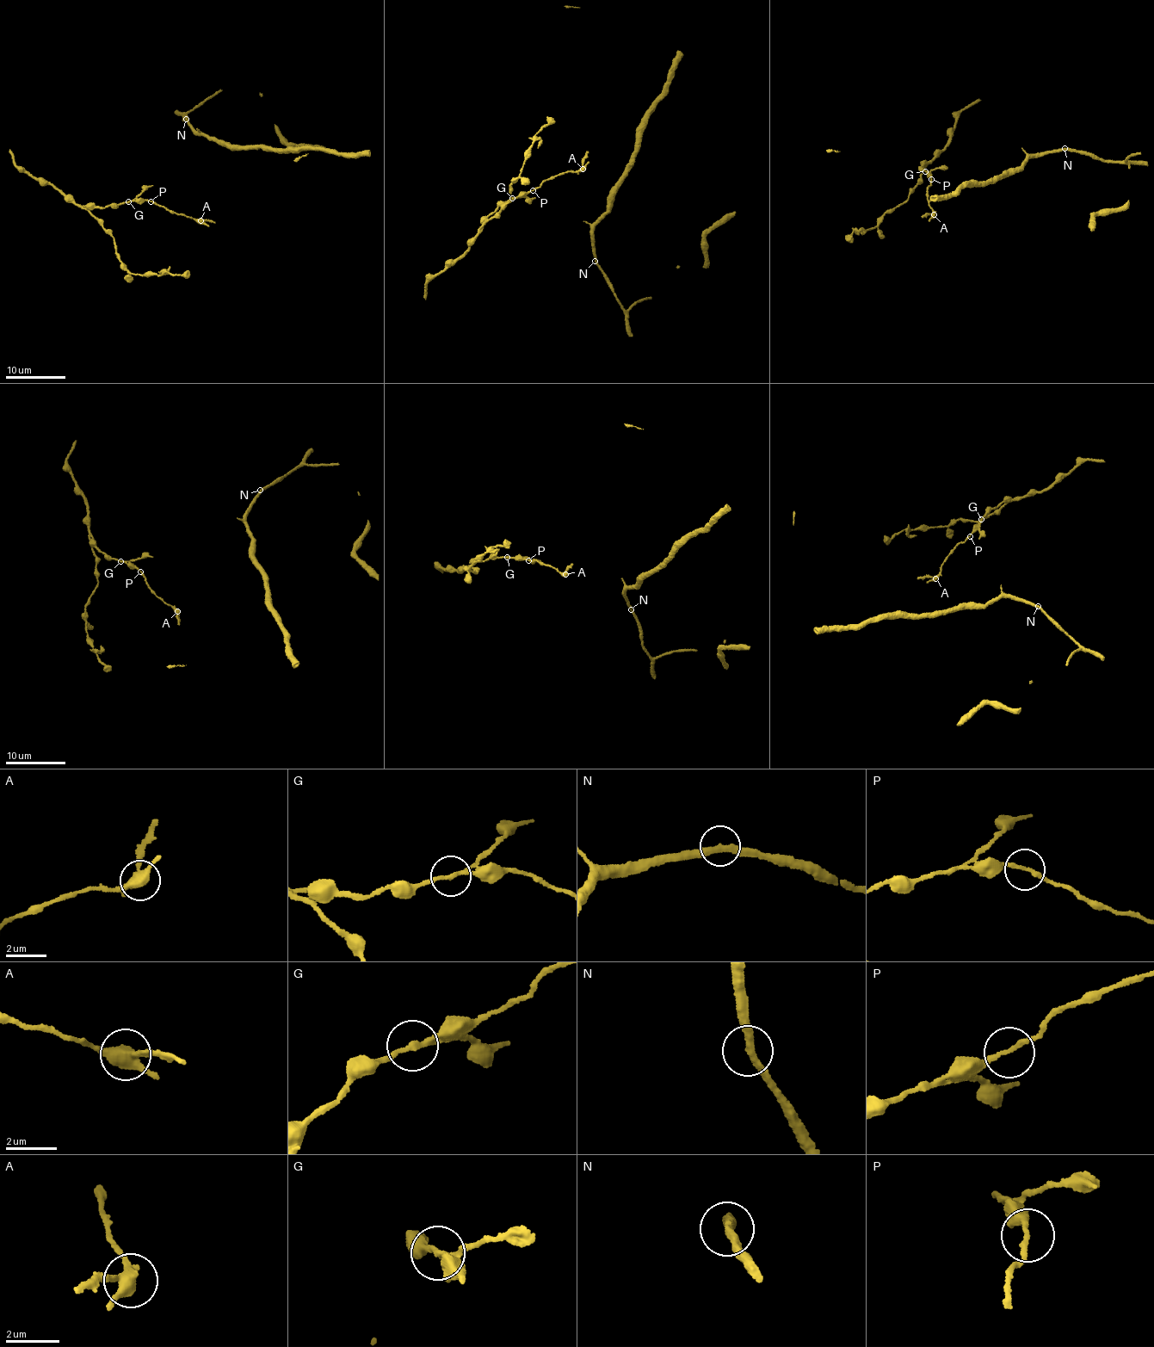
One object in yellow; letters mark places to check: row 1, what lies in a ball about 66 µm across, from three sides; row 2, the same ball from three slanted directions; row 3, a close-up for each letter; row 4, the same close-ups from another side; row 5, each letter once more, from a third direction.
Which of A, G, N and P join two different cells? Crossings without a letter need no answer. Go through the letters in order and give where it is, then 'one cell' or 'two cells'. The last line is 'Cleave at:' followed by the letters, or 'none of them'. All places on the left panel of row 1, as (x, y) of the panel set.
A: place (200, 220); one cell
G: place (128, 201); one cell
N: place (186, 119); one cell
P: place (151, 201); one cell
Cleave at: none of them

